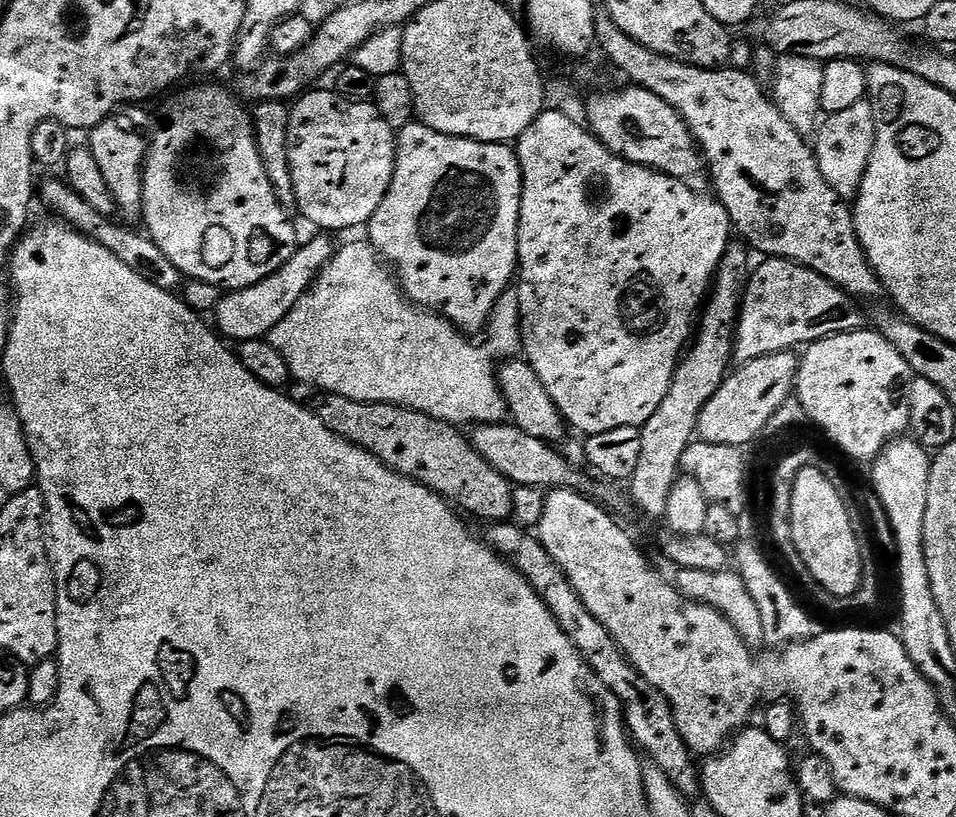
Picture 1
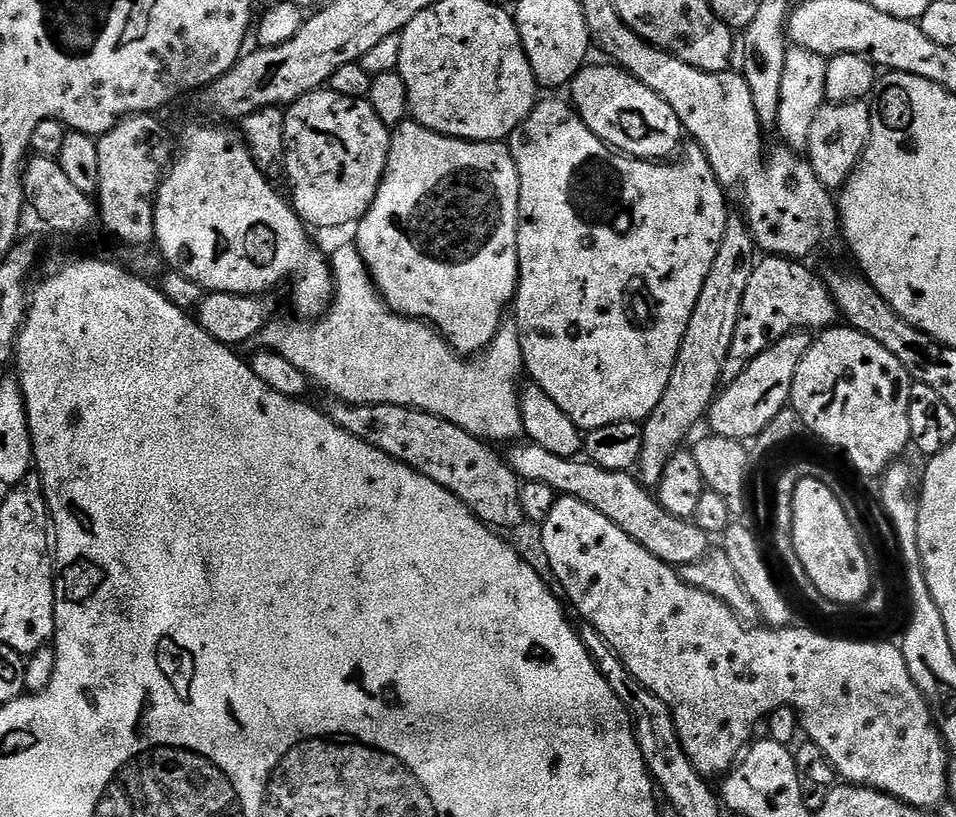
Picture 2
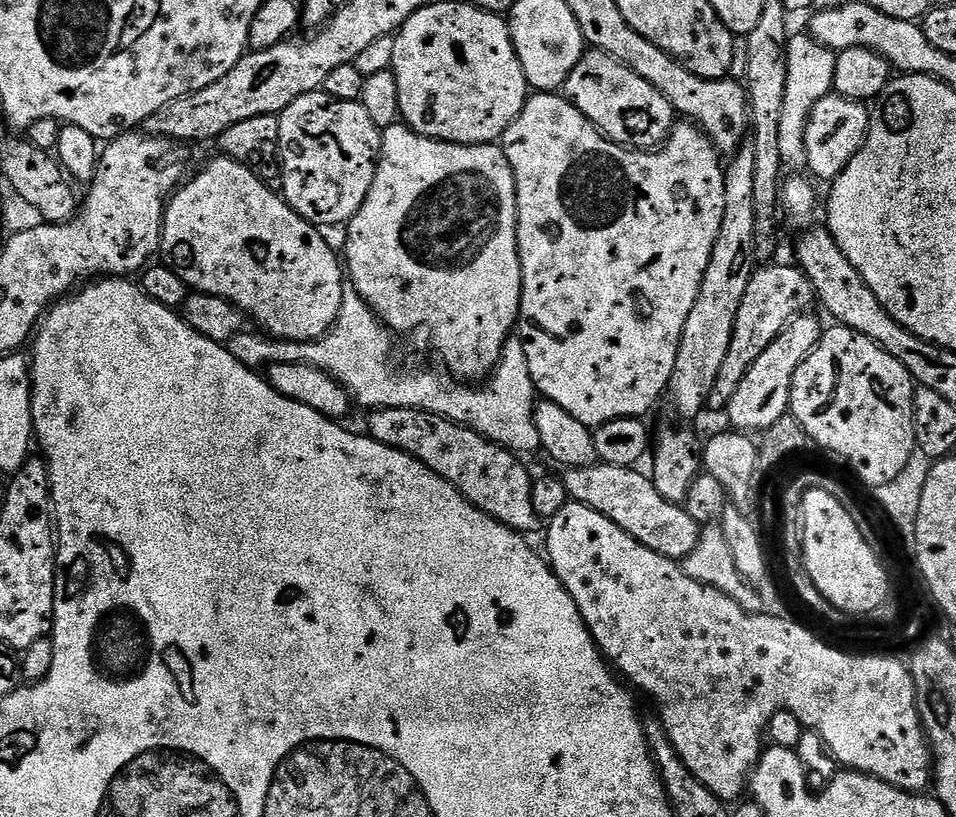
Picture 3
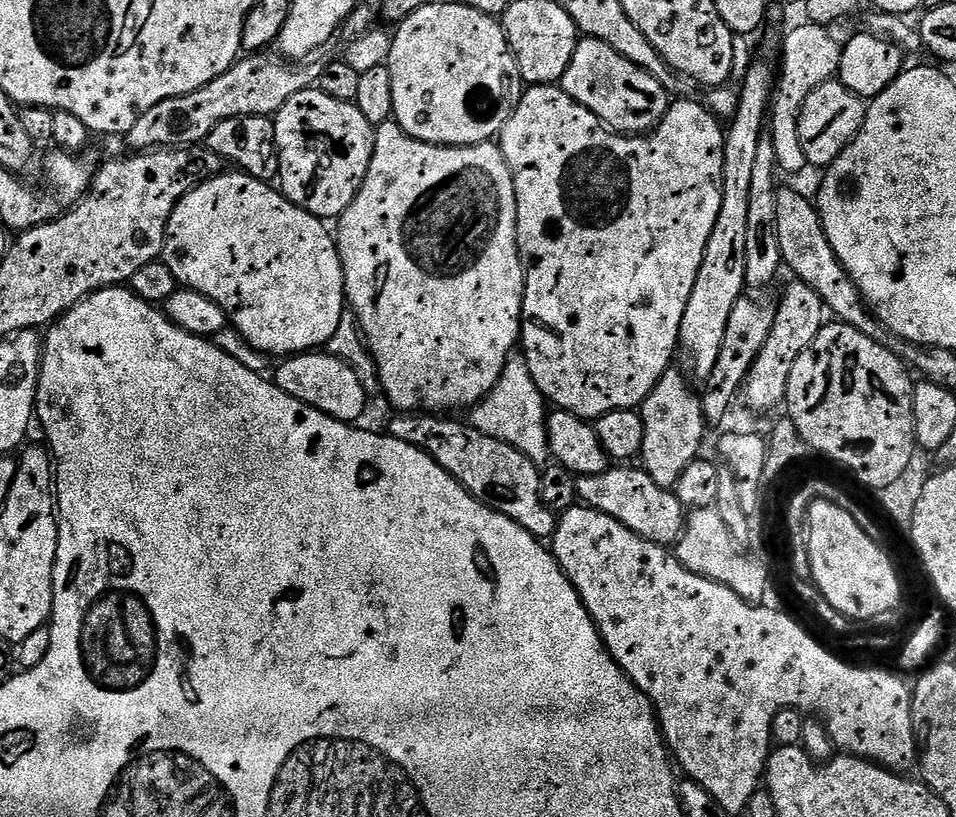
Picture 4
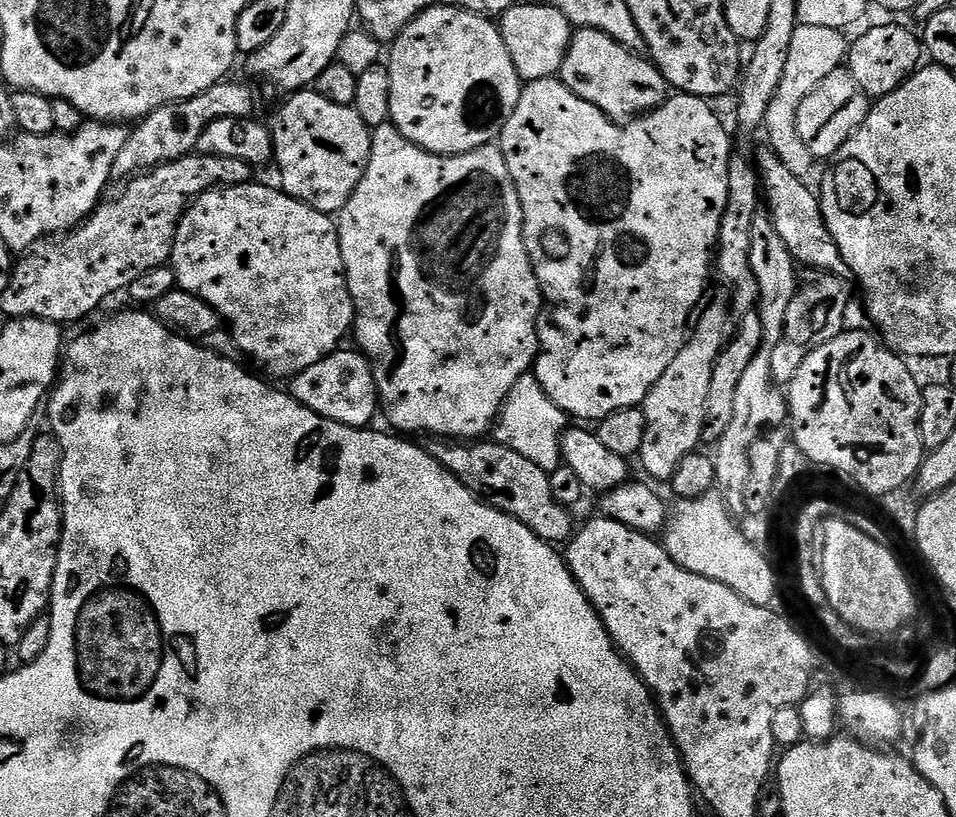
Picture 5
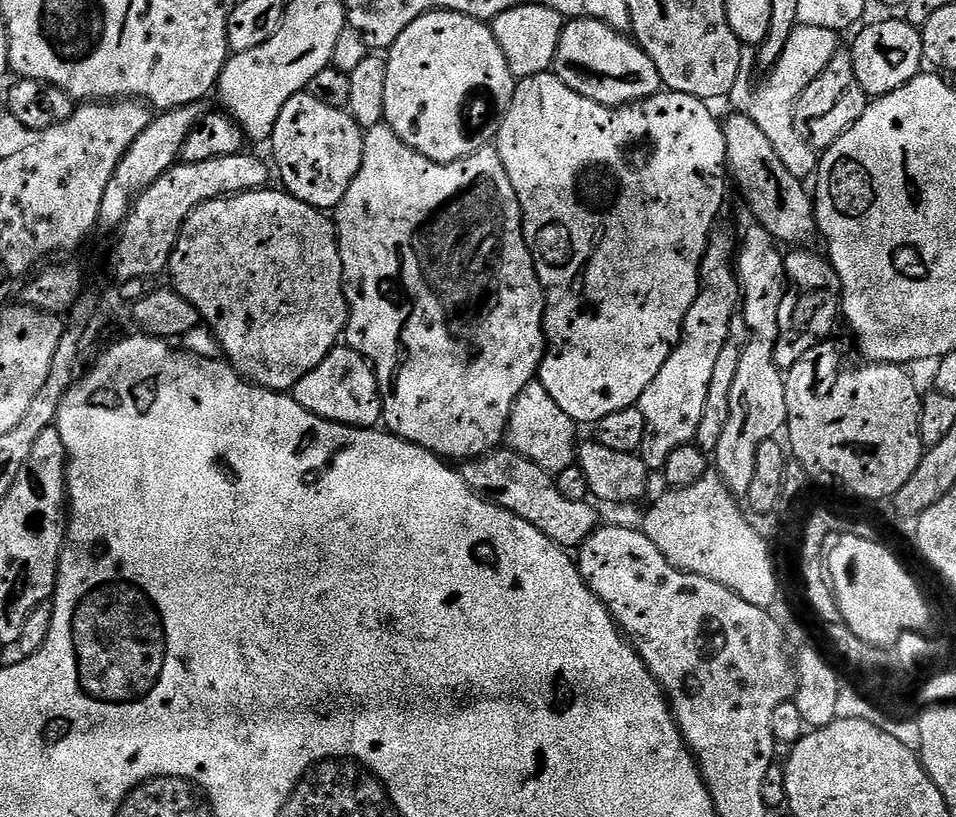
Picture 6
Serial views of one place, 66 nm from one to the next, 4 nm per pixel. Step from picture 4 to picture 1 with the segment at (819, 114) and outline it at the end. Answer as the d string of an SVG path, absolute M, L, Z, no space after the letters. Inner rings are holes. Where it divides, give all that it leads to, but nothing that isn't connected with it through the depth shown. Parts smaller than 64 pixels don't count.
M865 98L854 102L854 106L849 106L847 110L825 115L822 123L815 129L815 136L814 151L818 170L822 170L822 178L830 182L830 190L834 190L834 194L838 194L846 202L855 201L862 186L862 178L866 174L866 166L870 162L870 154L874 150L876 137L874 110L870 102Z

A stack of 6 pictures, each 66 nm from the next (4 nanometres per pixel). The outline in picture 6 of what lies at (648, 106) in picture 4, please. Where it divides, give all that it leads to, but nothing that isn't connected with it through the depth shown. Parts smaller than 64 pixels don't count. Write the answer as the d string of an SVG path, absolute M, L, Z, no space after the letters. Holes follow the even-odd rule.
M569 19L558 42L554 74L570 90L582 94L608 108L633 104L662 90L658 66L645 54L644 49L625 33L616 32L600 20Z

